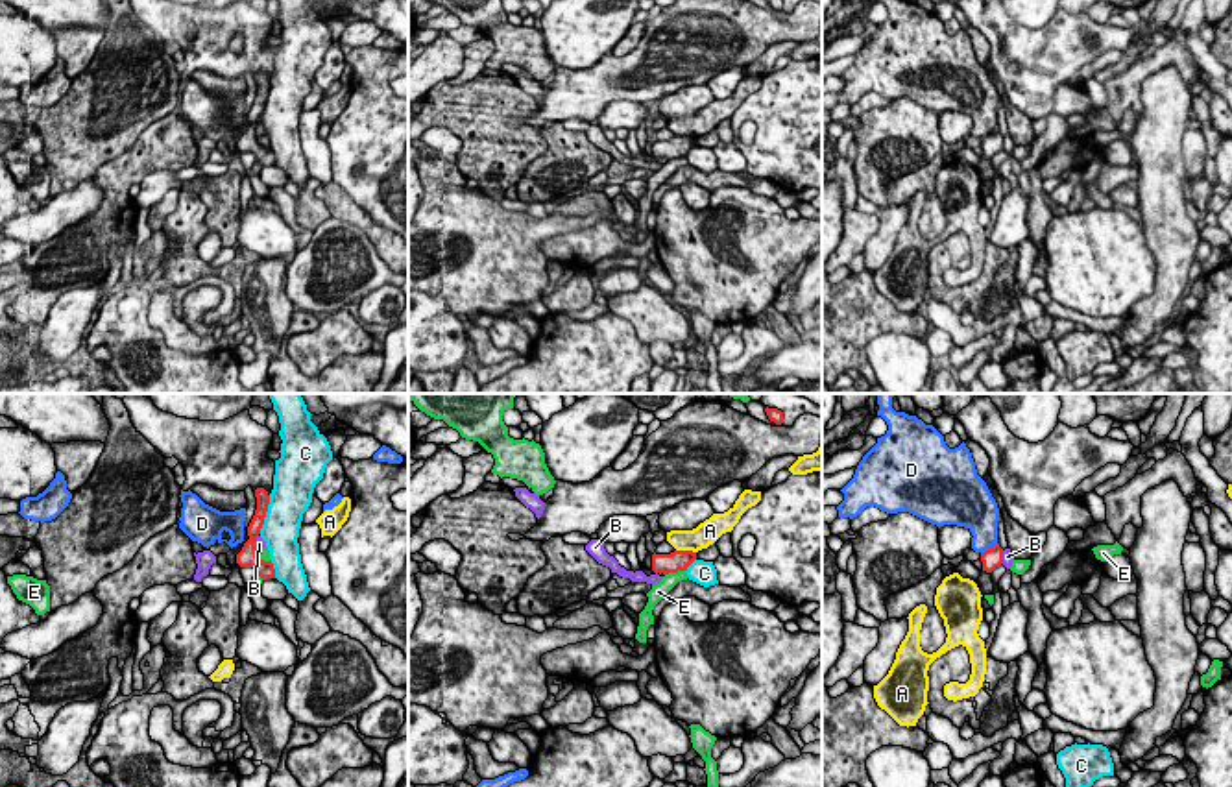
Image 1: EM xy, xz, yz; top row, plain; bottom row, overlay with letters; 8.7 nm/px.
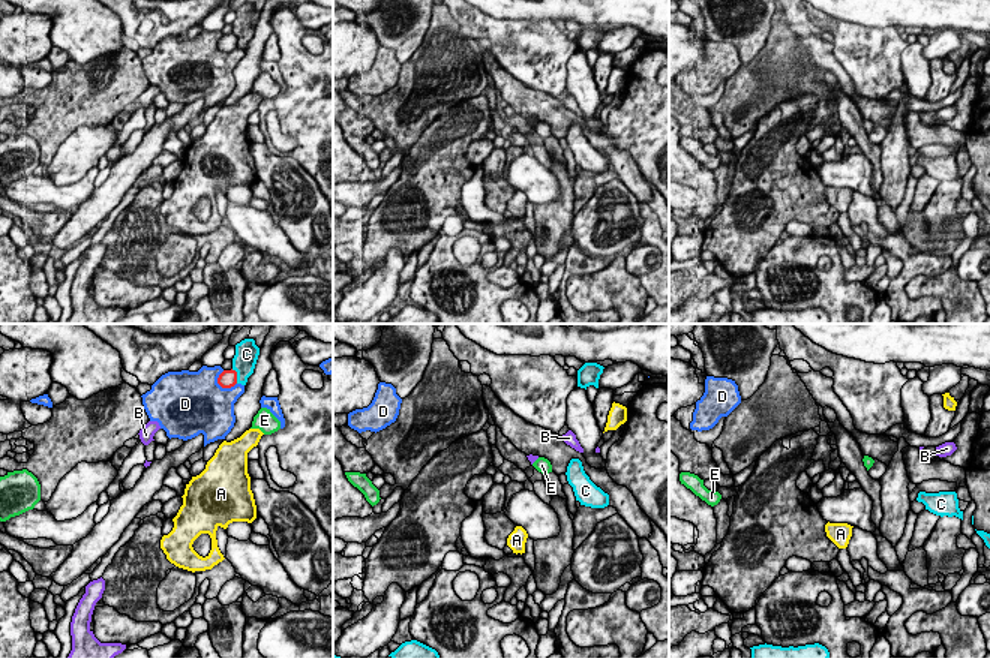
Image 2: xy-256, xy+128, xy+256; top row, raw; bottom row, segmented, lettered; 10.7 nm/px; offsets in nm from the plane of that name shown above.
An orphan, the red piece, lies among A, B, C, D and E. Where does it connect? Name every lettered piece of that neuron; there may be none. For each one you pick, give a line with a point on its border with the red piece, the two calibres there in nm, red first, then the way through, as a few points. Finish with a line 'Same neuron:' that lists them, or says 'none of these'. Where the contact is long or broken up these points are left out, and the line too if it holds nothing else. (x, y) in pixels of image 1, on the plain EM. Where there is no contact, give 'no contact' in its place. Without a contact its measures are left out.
Same neuron: none of these

